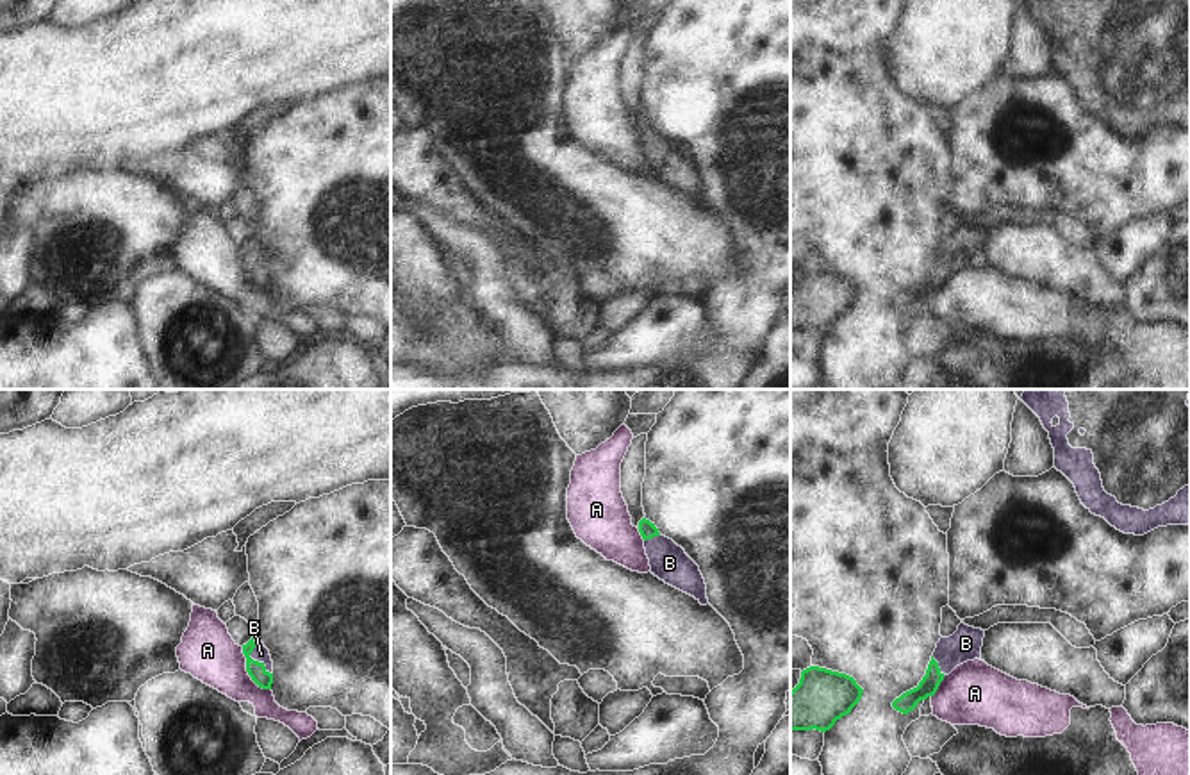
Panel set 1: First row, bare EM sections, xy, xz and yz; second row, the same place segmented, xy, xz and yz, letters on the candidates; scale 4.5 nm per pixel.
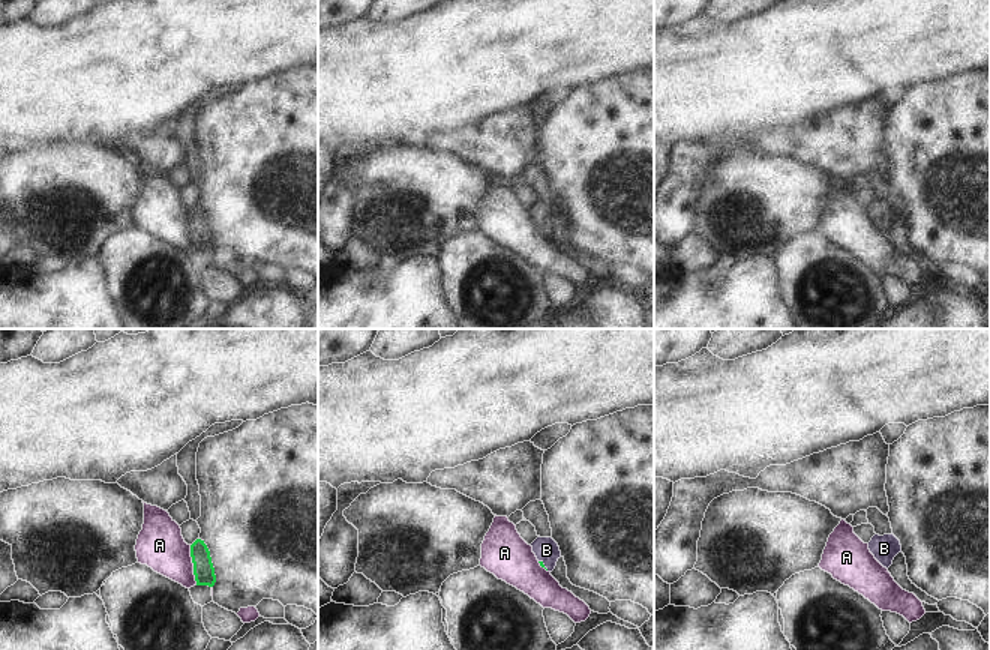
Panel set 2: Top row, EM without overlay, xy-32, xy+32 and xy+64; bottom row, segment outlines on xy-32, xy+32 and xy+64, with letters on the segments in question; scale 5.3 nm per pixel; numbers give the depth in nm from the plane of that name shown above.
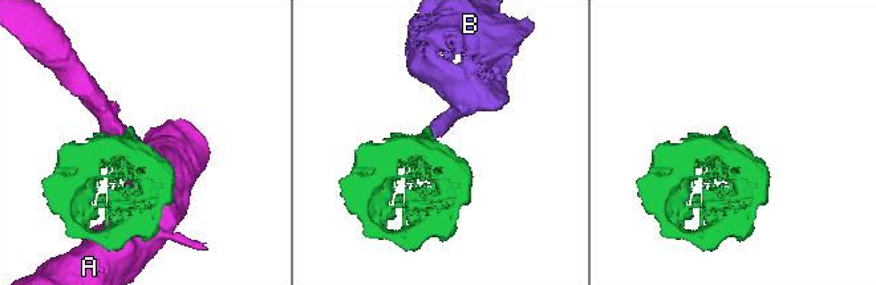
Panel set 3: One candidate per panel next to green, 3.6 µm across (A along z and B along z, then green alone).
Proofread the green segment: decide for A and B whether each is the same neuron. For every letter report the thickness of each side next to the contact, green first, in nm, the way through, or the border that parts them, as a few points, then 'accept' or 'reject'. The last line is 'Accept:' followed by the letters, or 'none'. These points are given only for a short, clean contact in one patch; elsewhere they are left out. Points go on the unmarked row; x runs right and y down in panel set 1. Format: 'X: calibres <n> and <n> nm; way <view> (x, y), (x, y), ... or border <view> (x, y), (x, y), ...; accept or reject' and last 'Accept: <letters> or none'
A: calibres 80 and 240 nm; reject
B: calibres 80 and 70 nm; way xy (256, 270), (250, 258), (261, 254); accept
Accept: B

